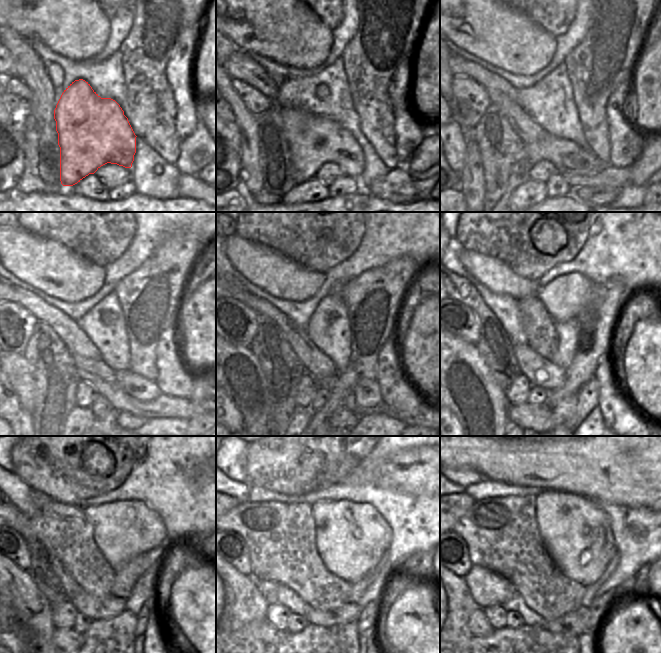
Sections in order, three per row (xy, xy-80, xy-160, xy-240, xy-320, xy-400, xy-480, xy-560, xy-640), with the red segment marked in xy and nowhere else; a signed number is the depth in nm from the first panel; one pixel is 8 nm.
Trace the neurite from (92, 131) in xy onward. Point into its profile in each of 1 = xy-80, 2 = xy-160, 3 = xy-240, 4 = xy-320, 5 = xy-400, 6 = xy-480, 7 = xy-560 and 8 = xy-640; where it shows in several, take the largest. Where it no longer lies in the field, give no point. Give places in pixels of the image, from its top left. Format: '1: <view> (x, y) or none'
1: xy-80 (314, 140)
2: xy-160 (569, 159)
3: xy-240 (144, 390)
4: xy-320 (367, 392)
5: xy-400 (587, 395)
6: xy-480 (143, 615)
7: xy-560 (369, 614)
8: xy-640 (600, 604)

